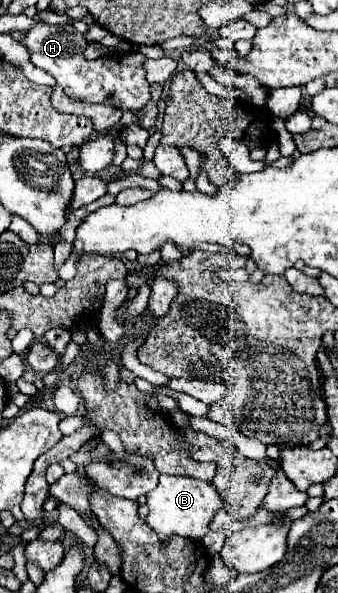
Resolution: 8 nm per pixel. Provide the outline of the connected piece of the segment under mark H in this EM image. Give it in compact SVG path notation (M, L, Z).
M35 23L31 29L27 29L21 45L27 47L31 63L51 73L57 85L61 85L71 99L89 103L109 103L123 111L141 109L151 101L149 83L143 71L143 63L147 57L139 51L99 57L91 61L83 55L87 47L87 39L83 33L79 33L71 25L49 25L49 23Z

